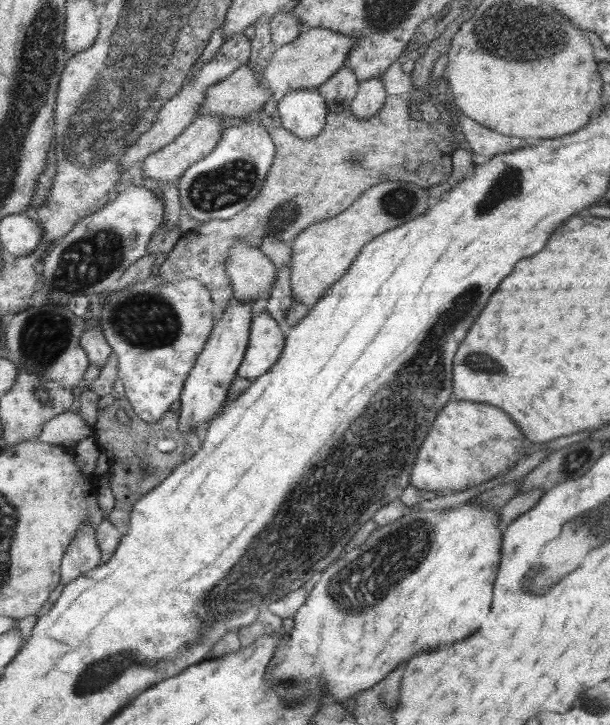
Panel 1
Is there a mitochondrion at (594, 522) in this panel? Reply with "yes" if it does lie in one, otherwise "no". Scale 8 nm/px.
yes

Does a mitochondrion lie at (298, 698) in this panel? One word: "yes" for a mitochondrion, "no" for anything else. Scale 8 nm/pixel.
yes

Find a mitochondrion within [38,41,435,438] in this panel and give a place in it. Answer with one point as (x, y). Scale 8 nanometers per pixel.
(87, 261)

